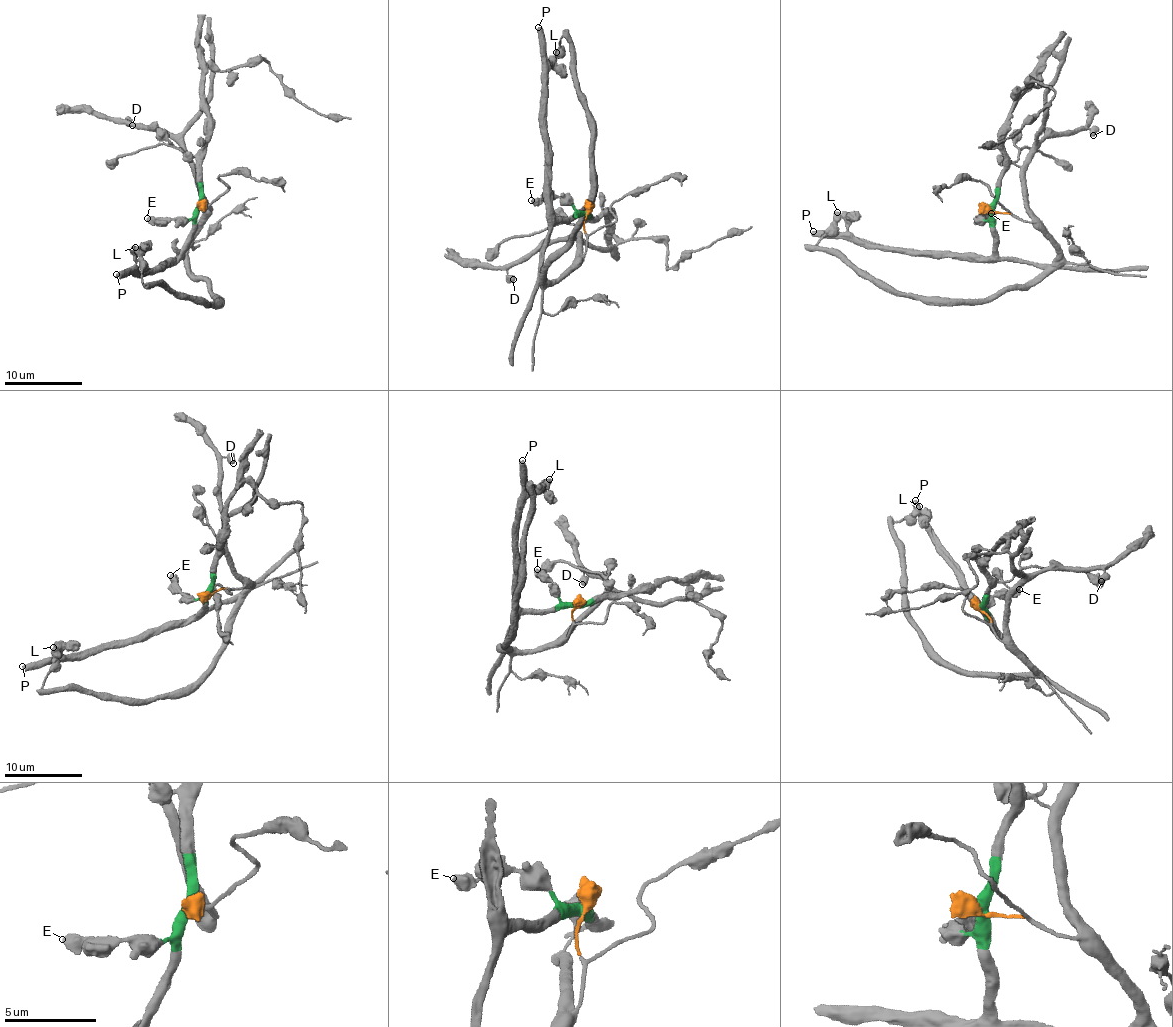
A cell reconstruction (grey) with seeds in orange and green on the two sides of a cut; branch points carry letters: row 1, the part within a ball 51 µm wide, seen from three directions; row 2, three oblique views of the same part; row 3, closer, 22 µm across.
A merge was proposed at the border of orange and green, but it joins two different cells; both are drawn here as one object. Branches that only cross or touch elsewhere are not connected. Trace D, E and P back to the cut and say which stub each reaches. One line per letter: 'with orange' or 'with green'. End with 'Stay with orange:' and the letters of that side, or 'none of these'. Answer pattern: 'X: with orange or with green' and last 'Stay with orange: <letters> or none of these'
D: with orange
E: with green
P: with green
Stay with orange: D

